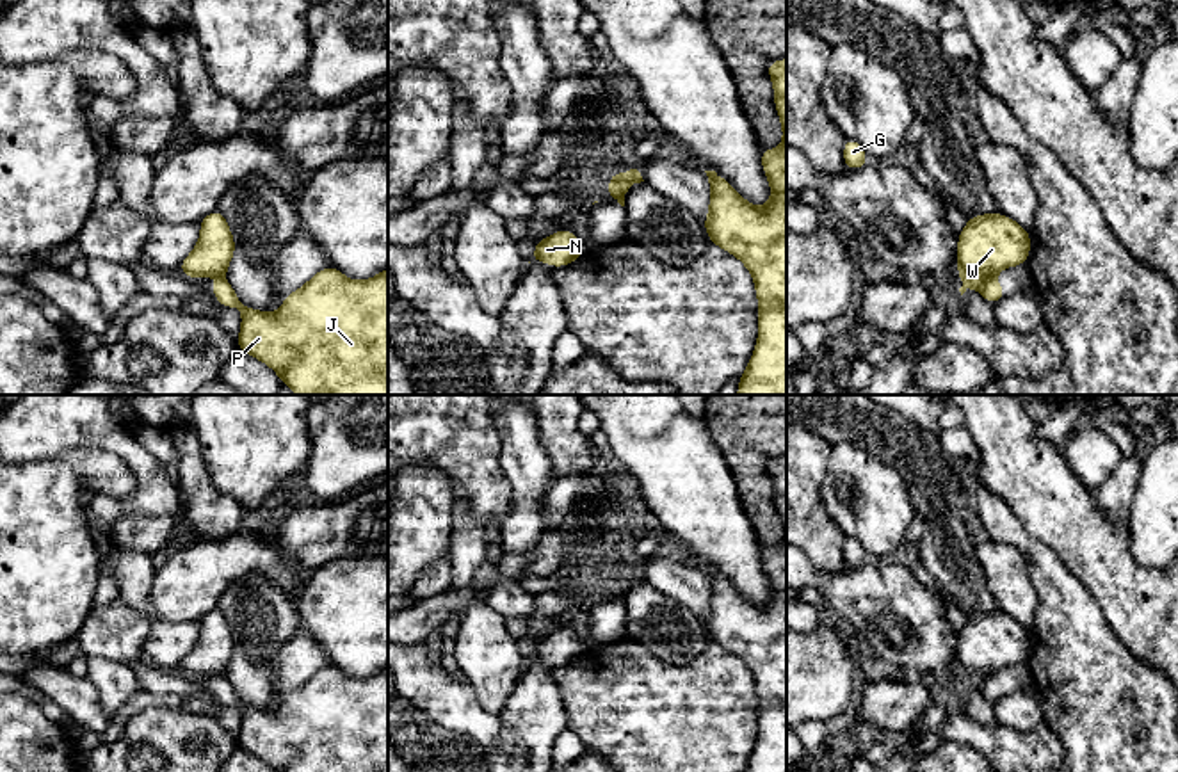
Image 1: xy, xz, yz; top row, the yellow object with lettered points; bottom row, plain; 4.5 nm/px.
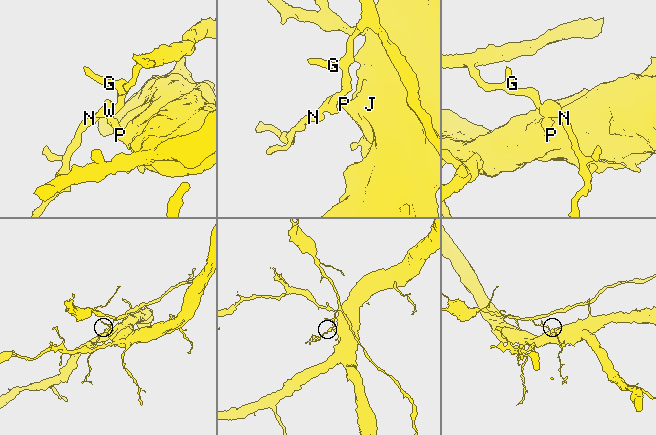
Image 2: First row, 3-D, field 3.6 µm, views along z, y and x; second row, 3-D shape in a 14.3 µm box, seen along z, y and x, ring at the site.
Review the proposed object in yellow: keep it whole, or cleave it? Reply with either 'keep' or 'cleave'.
cleave

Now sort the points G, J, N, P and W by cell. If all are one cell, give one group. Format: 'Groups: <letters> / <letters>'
Groups: G N W / J P

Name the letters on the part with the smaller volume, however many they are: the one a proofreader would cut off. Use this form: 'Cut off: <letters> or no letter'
Cut off: G, N, W

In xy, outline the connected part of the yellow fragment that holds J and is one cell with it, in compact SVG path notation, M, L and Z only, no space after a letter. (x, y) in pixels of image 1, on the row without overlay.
M327 663L272 713L242 703L224 674L212 692L219 703L242 712L238 747L276 772L388 772L388 665L367 680L352 680Z

